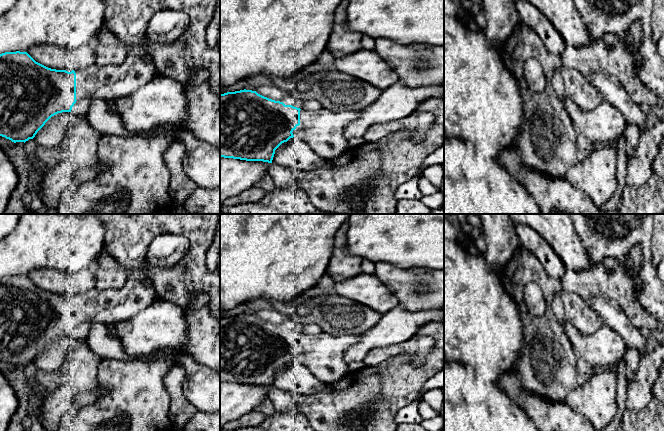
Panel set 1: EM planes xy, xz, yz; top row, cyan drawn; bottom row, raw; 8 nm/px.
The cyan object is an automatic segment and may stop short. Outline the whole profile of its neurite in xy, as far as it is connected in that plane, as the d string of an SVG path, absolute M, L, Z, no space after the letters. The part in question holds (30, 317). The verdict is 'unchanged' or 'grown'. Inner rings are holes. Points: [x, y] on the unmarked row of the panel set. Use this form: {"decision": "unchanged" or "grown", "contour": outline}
{"decision": "grown", "contour": "M162 233L154 236L147 247L145 261L138 268L131 269L125 285L117 290L100 290L94 288L88 292L72 294L56 294L36 286L27 276L5 276L0 278L0 360L12 366L26 366L33 363L37 356L54 339L62 336L71 336L74 328L81 323L99 322L105 325L121 322L133 317L150 306L156 297L156 292L148 275L150 268L172 268L189 251L189 240L182 234Z"}

